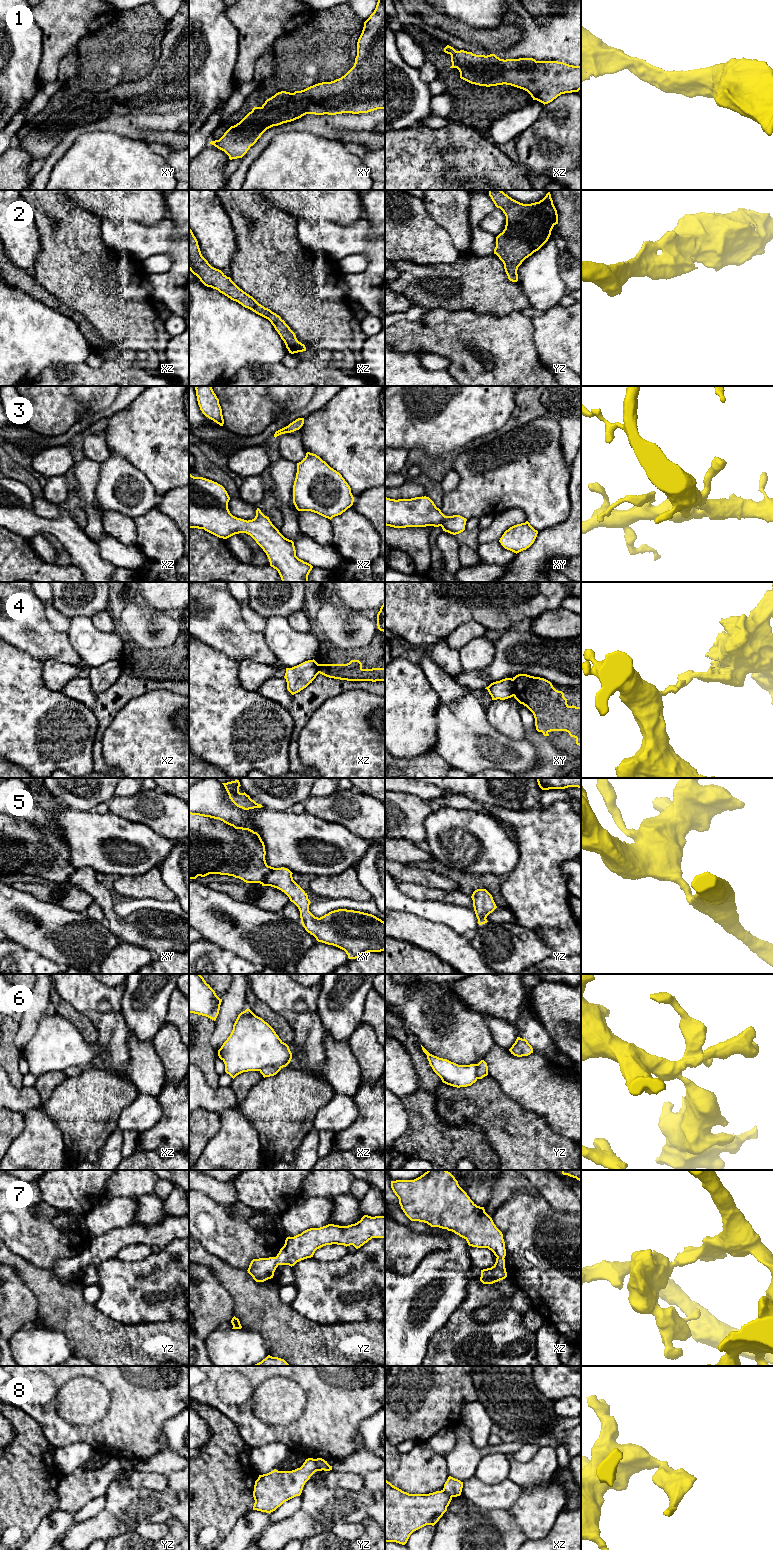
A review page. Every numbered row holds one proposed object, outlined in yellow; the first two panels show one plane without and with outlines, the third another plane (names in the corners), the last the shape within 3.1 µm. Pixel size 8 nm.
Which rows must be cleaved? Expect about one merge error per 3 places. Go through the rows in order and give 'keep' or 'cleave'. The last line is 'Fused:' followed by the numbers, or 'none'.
1: keep
2: keep
3: keep
4: cleave
5: keep
6: cleave
7: keep
8: cleave
Fused: 4, 6, 8

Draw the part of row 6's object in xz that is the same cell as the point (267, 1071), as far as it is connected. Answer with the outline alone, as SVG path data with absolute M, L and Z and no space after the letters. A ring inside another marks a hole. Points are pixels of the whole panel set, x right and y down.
M266 1066L260 1070L263 1077L270 1077L276 1075L281 1070L279 1066Z

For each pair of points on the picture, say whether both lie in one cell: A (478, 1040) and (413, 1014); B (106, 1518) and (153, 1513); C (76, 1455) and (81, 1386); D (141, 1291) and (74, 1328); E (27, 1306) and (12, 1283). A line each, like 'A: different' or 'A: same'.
A: same
B: same
C: different
D: different
E: same

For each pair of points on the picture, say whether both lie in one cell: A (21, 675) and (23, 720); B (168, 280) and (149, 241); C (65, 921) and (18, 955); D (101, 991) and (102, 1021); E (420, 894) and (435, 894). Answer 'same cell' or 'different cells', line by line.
A: same cell
B: same cell
C: different cells
D: same cell
E: same cell

